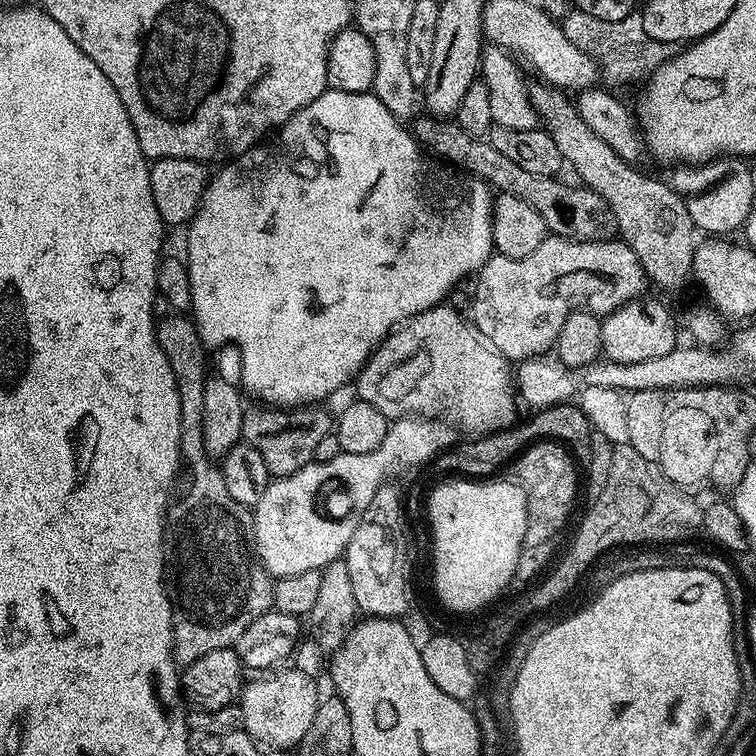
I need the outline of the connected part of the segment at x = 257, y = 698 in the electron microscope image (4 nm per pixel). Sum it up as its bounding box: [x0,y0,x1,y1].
[238,668,322,750]

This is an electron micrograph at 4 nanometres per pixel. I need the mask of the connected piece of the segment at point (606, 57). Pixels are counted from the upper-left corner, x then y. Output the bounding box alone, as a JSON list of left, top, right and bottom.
[562,10,670,80]

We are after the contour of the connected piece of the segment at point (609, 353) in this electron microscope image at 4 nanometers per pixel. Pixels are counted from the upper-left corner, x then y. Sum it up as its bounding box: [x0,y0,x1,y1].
[601,294,678,364]

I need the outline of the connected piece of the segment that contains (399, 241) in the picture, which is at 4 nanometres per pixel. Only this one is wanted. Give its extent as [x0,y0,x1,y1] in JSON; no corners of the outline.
[186,90,494,406]

